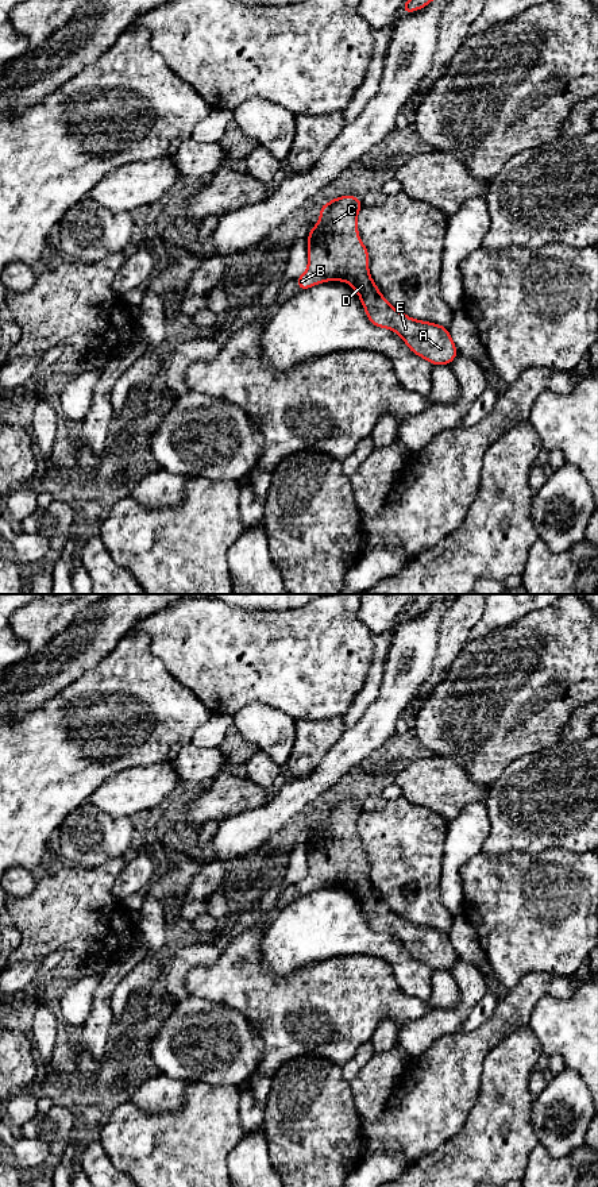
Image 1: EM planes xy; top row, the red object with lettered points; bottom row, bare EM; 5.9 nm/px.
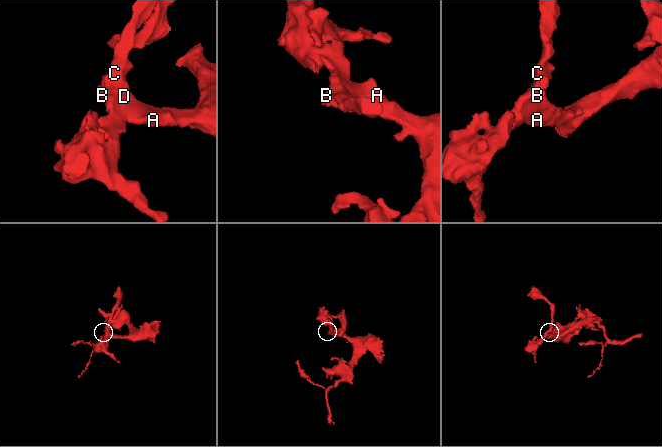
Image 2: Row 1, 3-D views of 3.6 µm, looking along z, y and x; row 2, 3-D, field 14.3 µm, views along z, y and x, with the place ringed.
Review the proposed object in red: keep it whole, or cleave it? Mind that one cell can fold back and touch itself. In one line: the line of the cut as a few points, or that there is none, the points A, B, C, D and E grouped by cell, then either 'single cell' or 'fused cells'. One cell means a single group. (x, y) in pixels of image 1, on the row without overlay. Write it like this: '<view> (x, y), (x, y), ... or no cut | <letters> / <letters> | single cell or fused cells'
no cut | A B C D E | single cell

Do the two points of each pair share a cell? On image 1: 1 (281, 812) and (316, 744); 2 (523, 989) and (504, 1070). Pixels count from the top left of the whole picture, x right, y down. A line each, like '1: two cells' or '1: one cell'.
1: two cells
2: two cells

